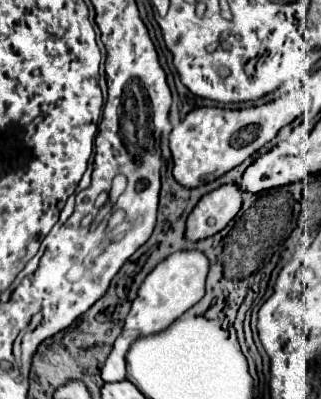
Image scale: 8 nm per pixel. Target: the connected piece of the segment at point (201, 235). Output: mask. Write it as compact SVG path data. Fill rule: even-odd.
M223 185L207 193L189 215L185 237L189 241L201 241L219 233L239 213L241 203L243 191L239 185Z

